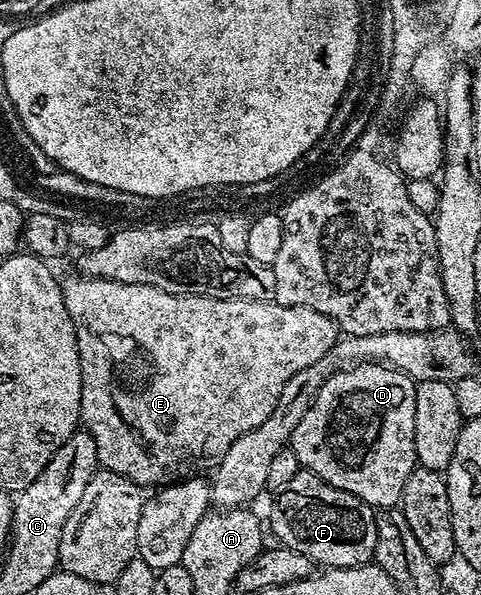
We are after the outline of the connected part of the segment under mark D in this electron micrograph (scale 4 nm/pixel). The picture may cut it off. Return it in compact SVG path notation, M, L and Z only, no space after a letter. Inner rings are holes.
M362 363L337 371L317 390L301 422L293 430L289 446L306 471L365 501L370 508L393 509L400 503L406 479L417 466L413 418L417 407L416 381L386 363Z

